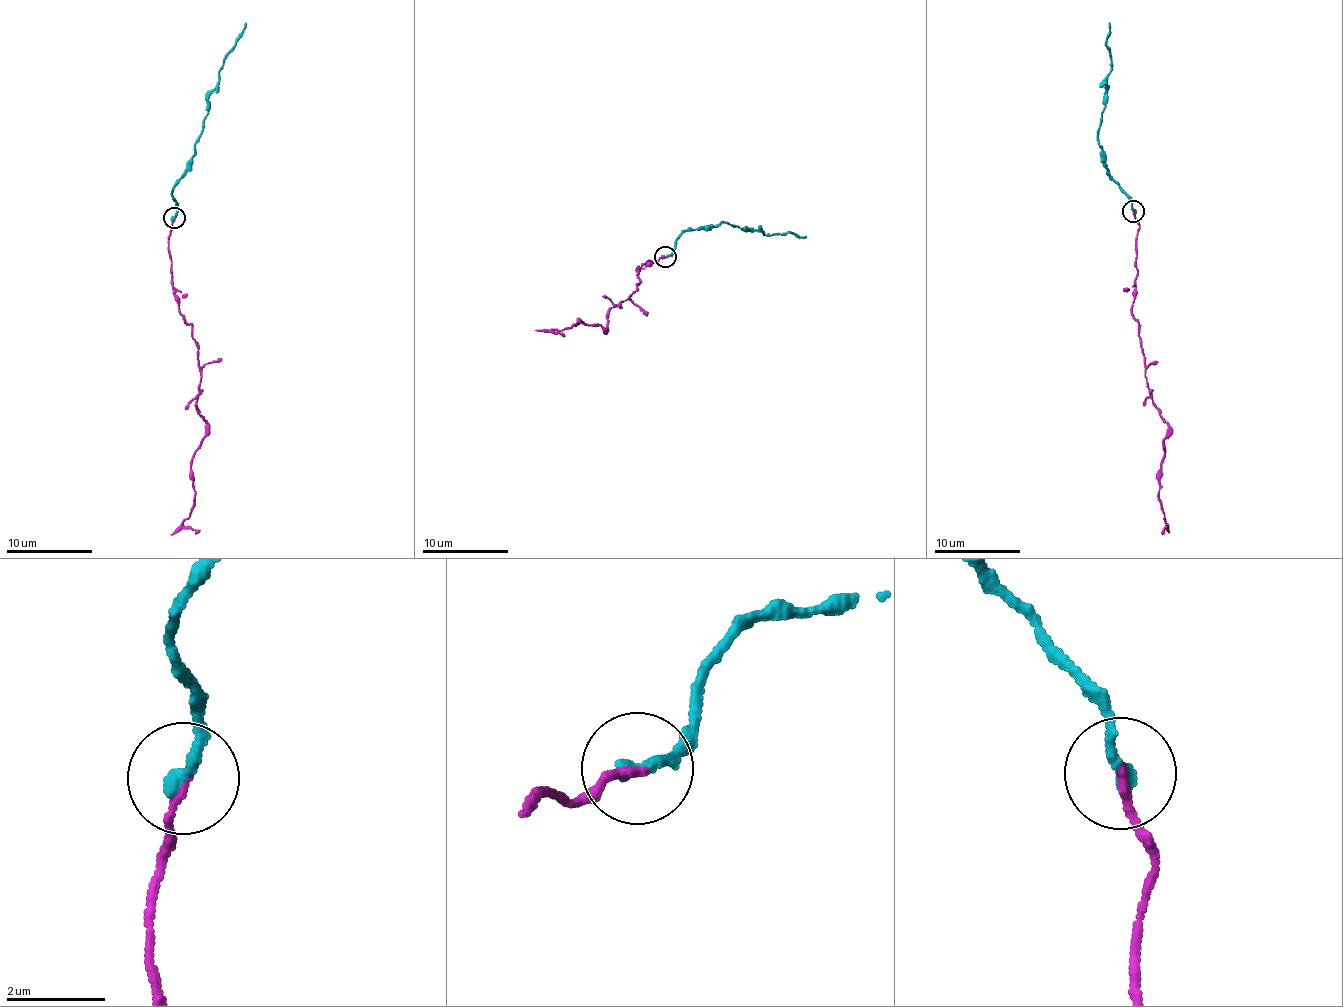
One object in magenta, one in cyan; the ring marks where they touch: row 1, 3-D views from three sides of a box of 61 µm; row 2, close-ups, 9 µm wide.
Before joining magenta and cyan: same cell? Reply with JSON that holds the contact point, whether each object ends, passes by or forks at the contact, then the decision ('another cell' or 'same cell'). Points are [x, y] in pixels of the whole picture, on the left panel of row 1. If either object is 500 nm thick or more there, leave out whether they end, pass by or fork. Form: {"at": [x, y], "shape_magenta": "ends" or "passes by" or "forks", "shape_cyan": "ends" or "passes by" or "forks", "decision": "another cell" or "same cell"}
{"at": [174, 217], "shape_magenta": "ends", "shape_cyan": "ends", "decision": "same cell"}

